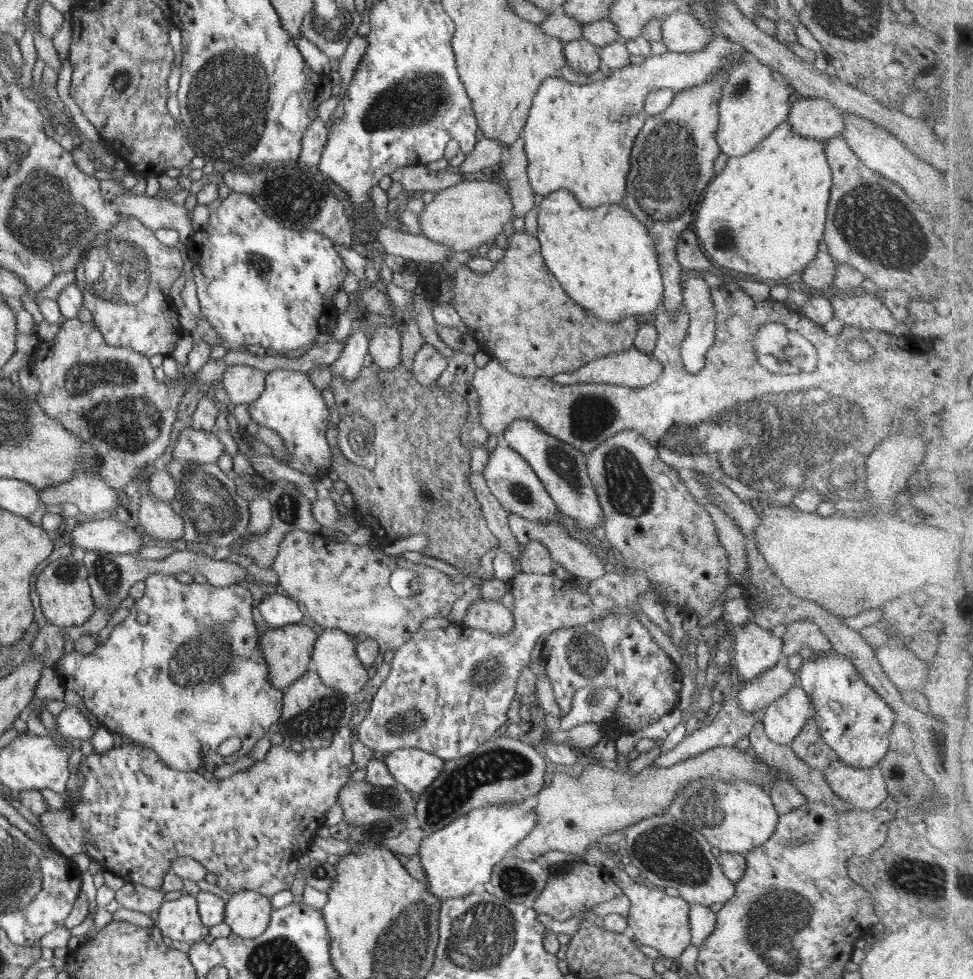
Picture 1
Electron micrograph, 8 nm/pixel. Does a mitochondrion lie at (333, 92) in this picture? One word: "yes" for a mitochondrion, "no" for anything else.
no

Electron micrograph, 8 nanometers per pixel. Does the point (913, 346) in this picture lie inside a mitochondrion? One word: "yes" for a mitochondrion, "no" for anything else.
no

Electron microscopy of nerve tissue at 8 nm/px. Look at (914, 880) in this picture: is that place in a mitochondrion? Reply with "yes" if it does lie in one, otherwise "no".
yes

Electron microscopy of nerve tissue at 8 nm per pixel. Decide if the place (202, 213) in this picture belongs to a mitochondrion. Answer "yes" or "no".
no

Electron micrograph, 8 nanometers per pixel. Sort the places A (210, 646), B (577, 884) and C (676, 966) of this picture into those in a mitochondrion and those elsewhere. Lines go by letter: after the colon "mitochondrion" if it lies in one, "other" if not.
A: mitochondrion
B: other
C: other

